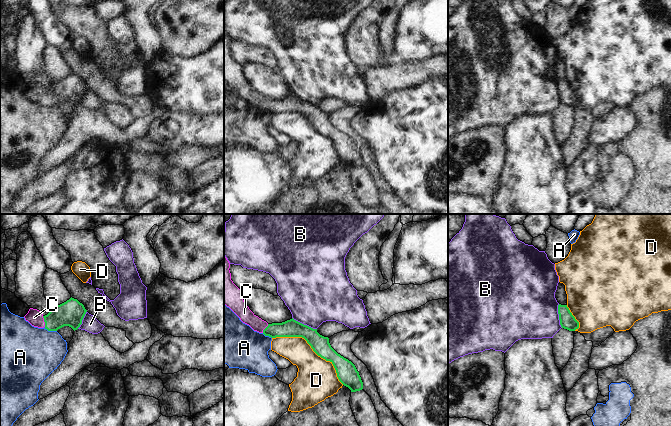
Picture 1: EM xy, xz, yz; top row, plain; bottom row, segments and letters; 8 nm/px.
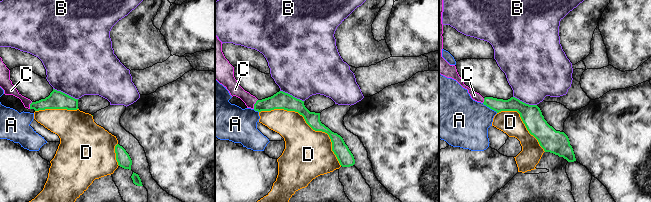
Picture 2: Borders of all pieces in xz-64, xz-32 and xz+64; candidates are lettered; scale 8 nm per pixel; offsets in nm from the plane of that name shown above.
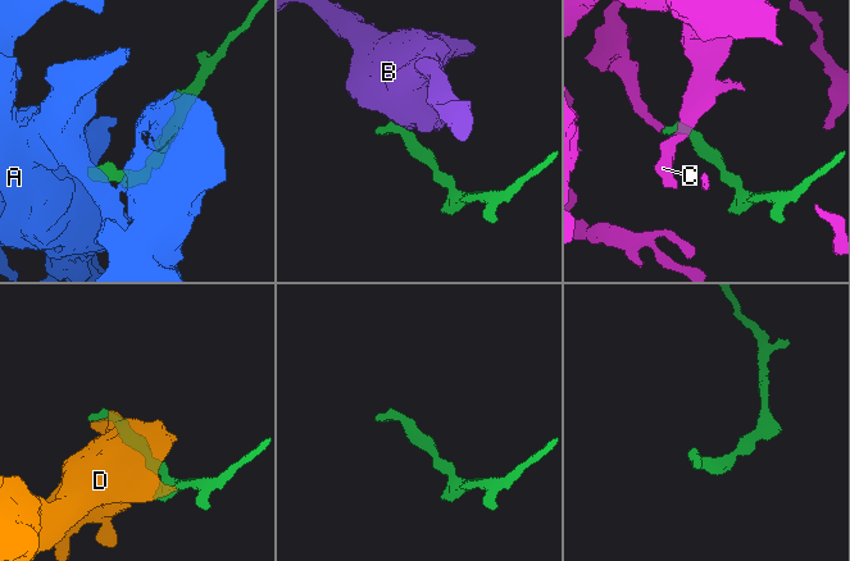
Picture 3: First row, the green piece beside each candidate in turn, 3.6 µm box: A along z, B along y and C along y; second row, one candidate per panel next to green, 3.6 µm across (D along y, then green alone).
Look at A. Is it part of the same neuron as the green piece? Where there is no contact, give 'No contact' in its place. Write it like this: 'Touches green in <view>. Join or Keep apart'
Touches green in xy. Keep apart.

